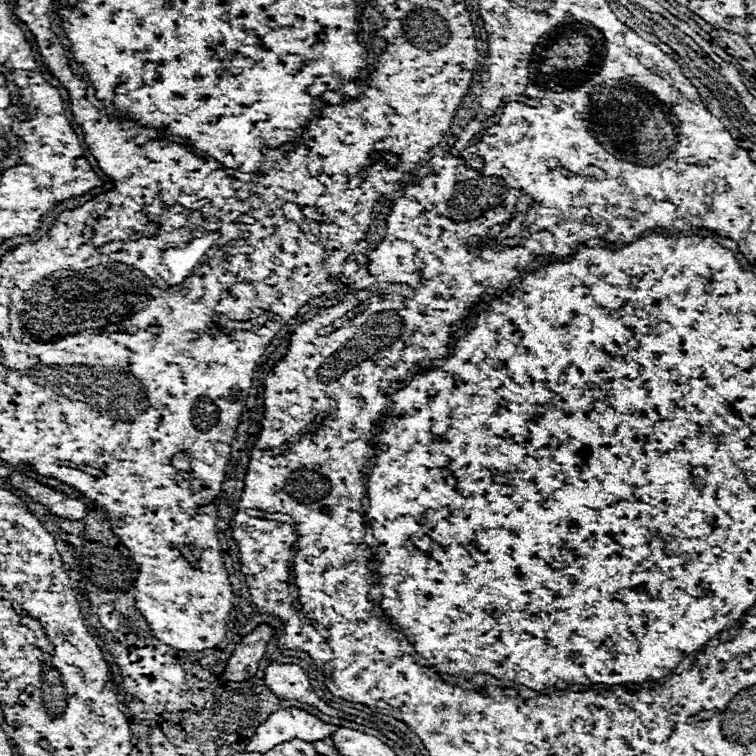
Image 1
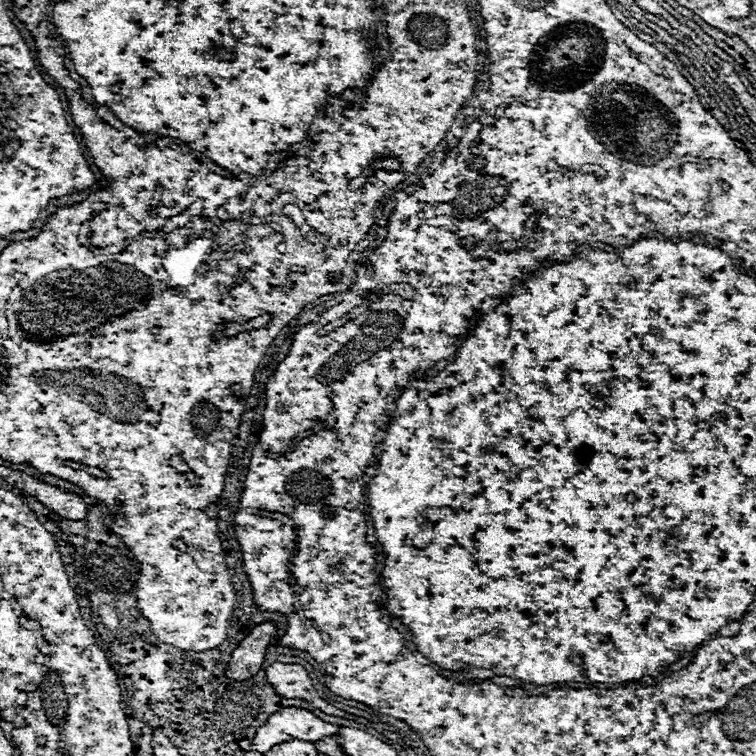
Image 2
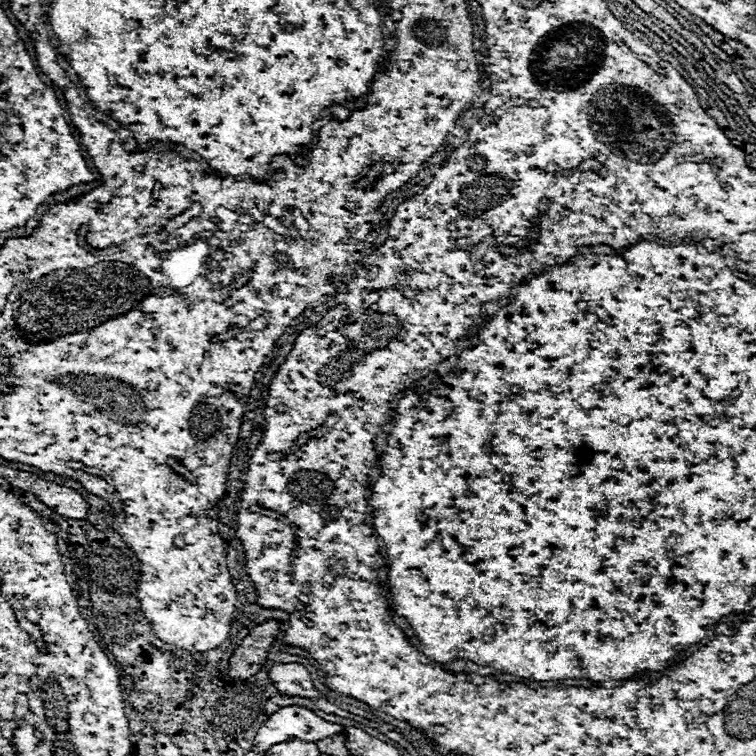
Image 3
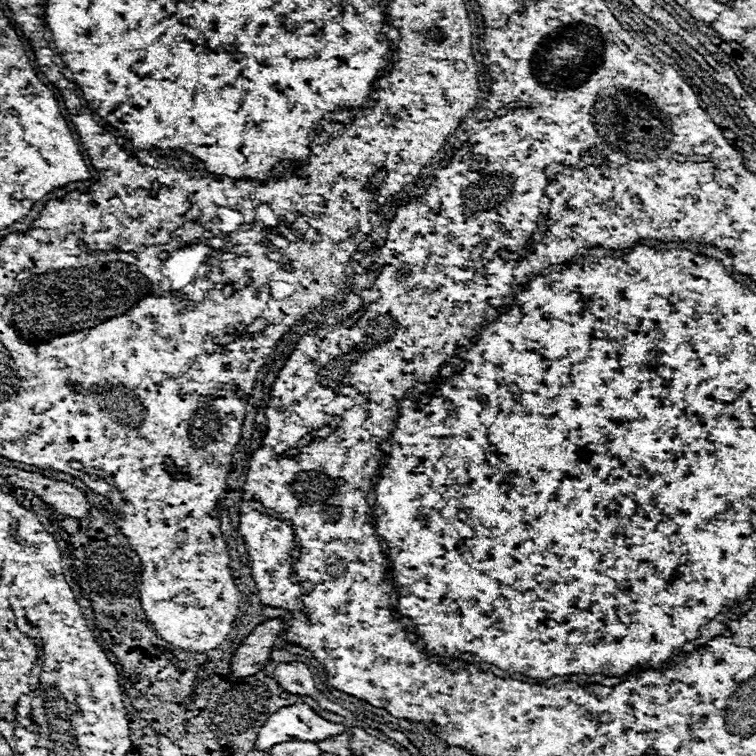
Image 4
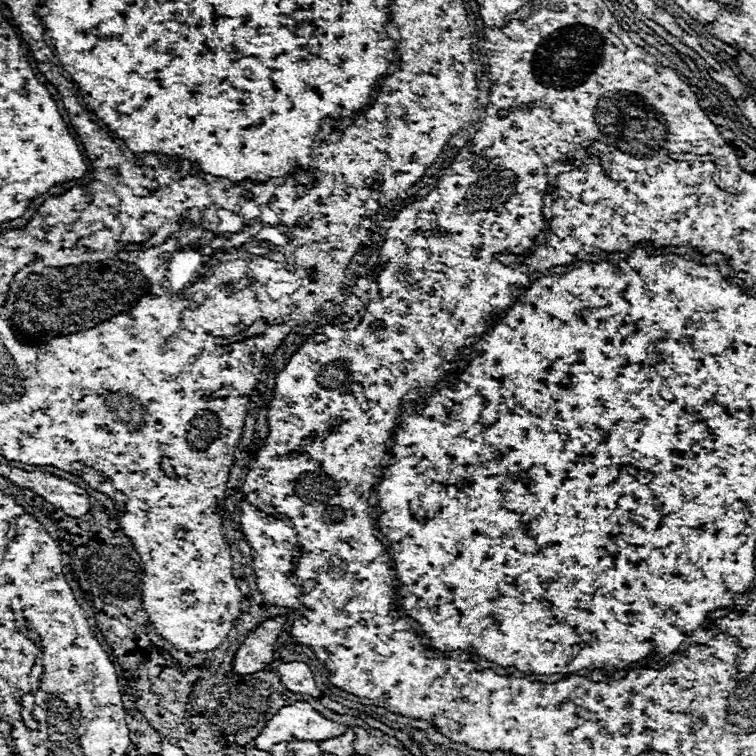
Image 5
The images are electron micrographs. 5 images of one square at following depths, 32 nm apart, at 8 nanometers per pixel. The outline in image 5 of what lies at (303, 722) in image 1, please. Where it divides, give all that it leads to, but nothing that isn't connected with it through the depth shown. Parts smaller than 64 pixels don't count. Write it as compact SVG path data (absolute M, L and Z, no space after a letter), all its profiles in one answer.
M294 702L278 710L256 738L256 748L270 750L278 742L322 742L346 732L348 726L324 718L308 702Z

